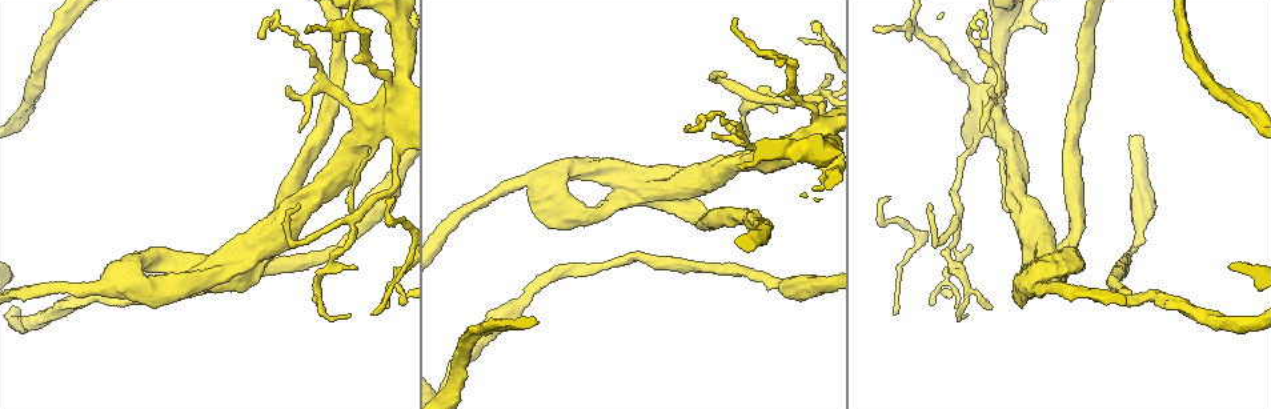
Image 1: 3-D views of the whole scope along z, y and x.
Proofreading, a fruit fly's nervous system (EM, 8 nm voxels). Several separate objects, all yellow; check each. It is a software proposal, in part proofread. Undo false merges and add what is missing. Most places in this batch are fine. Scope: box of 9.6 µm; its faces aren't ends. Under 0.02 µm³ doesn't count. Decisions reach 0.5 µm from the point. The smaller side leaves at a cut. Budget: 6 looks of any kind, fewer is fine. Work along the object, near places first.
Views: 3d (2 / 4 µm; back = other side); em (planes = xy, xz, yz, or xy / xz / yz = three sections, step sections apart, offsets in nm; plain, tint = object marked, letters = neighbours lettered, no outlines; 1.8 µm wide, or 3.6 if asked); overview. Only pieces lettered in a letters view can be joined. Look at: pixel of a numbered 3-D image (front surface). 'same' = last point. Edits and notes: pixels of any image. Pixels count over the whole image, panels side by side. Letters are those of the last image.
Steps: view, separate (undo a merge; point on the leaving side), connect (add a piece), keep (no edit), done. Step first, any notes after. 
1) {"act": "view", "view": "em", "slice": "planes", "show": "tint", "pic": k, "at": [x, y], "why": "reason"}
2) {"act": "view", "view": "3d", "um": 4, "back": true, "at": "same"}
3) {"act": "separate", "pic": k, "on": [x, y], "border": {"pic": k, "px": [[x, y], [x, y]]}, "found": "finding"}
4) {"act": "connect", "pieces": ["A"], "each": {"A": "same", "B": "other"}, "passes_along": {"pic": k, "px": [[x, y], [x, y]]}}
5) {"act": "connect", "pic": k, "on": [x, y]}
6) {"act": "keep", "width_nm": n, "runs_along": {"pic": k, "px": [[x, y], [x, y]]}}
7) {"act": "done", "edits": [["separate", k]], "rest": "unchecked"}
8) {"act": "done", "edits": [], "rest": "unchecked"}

{"act": "view", "view": "3d", "um": 4, "pic": 1, "at": [956, 217], "why": "two arms in line, one across"}

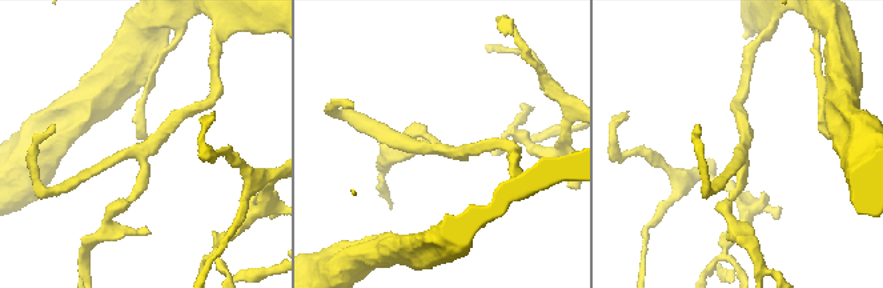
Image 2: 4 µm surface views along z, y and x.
{"act": "view", "view": "em", "slice": "xy", "step": 4, "show": "tint", "pic": 2, "at": [146, 152], "arms": 3}

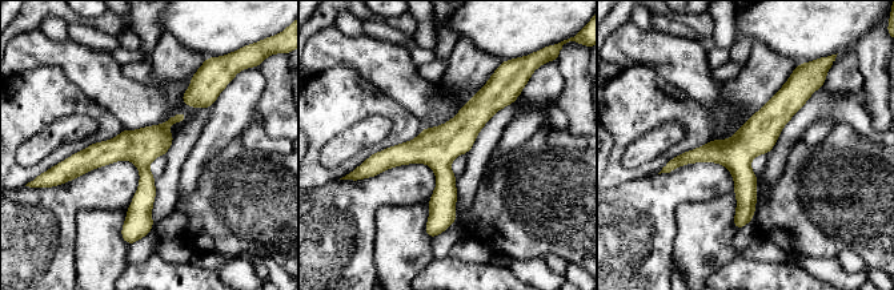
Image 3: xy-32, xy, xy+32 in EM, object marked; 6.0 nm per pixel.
{"act": "view", "view": "em", "slice": "xy", "step": 4, "show": "letters", "at": "same"}

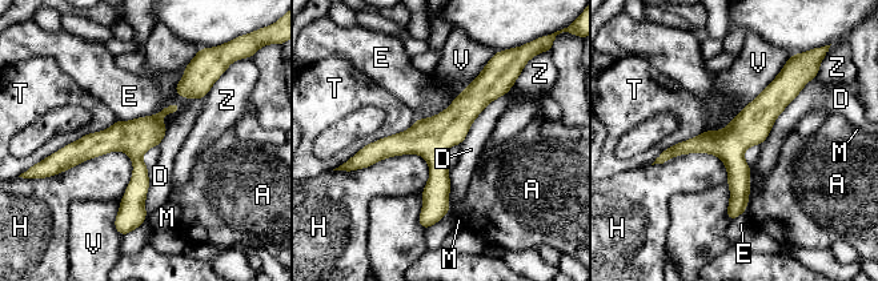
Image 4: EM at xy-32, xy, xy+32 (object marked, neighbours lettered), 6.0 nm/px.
{"act": "keep", "longest_contact_nm": ["V", 650], "each": {"A": "other", "D": "other", "E": "other", "H": "other", "M": "other", "T": "other", "V": "other", "Z": "other"}, "runs_along": {"pic": 4, "px": [[502, 89], [363, 155]]}, "found": "continuous, no second neuron"}

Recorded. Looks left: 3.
{"act": "view", "view": "3d", "um": 4, "back": true, "pic": 1, "at": [393, 95], "why": "two arms at a narrow angle"}

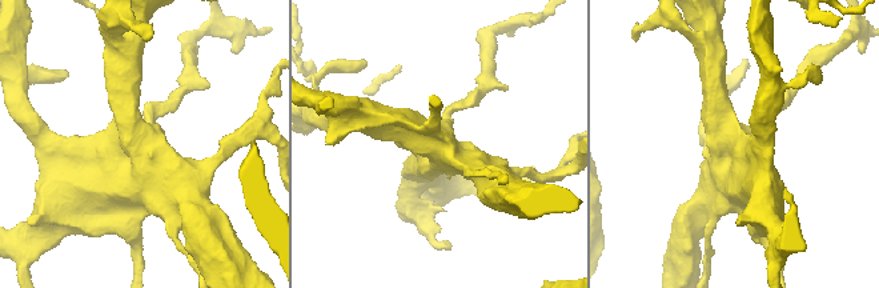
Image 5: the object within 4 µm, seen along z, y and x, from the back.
{"act": "view", "view": "em", "slice": "planes", "show": "tint", "pic": 5, "at": [723, 139]}

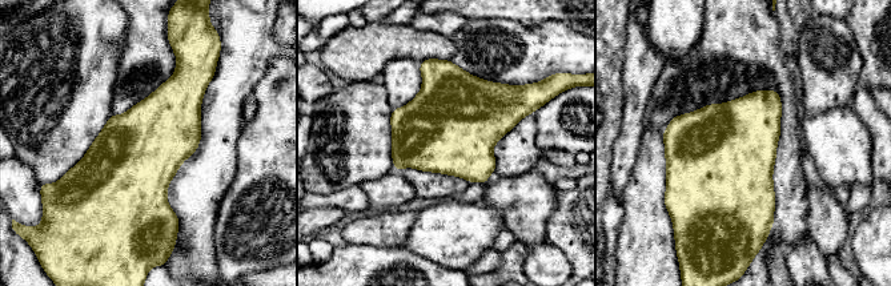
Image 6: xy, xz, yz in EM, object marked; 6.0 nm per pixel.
{"act": "view", "view": "em", "slice": "planes", "show": "letters", "at": "same"}

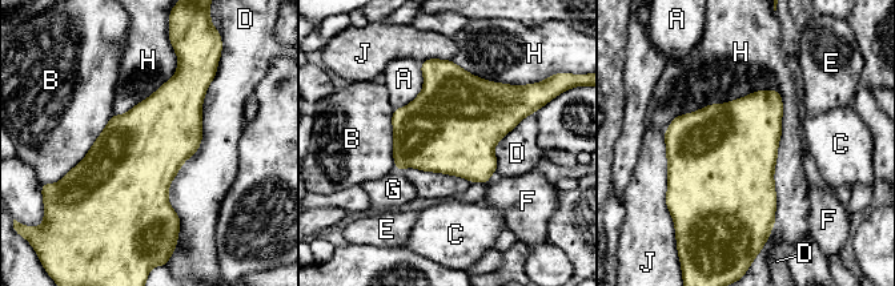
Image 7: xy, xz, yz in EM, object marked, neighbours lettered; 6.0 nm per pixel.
{"act": "keep", "longest_contact_nm": ["D", 950], "each": {"A": "other", "B": "other", "C": "other", "D": "other", "E": "other", "F": "other", "G": "other", "H": "other", "J": "other"}, "border": {"pic": 7, "px": [[673, 117], [779, 93], [775, 224]]}, "found": "continuous, no second neuron"}

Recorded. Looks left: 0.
{"act": "done", "edits": [], "rest": "unchecked"}

